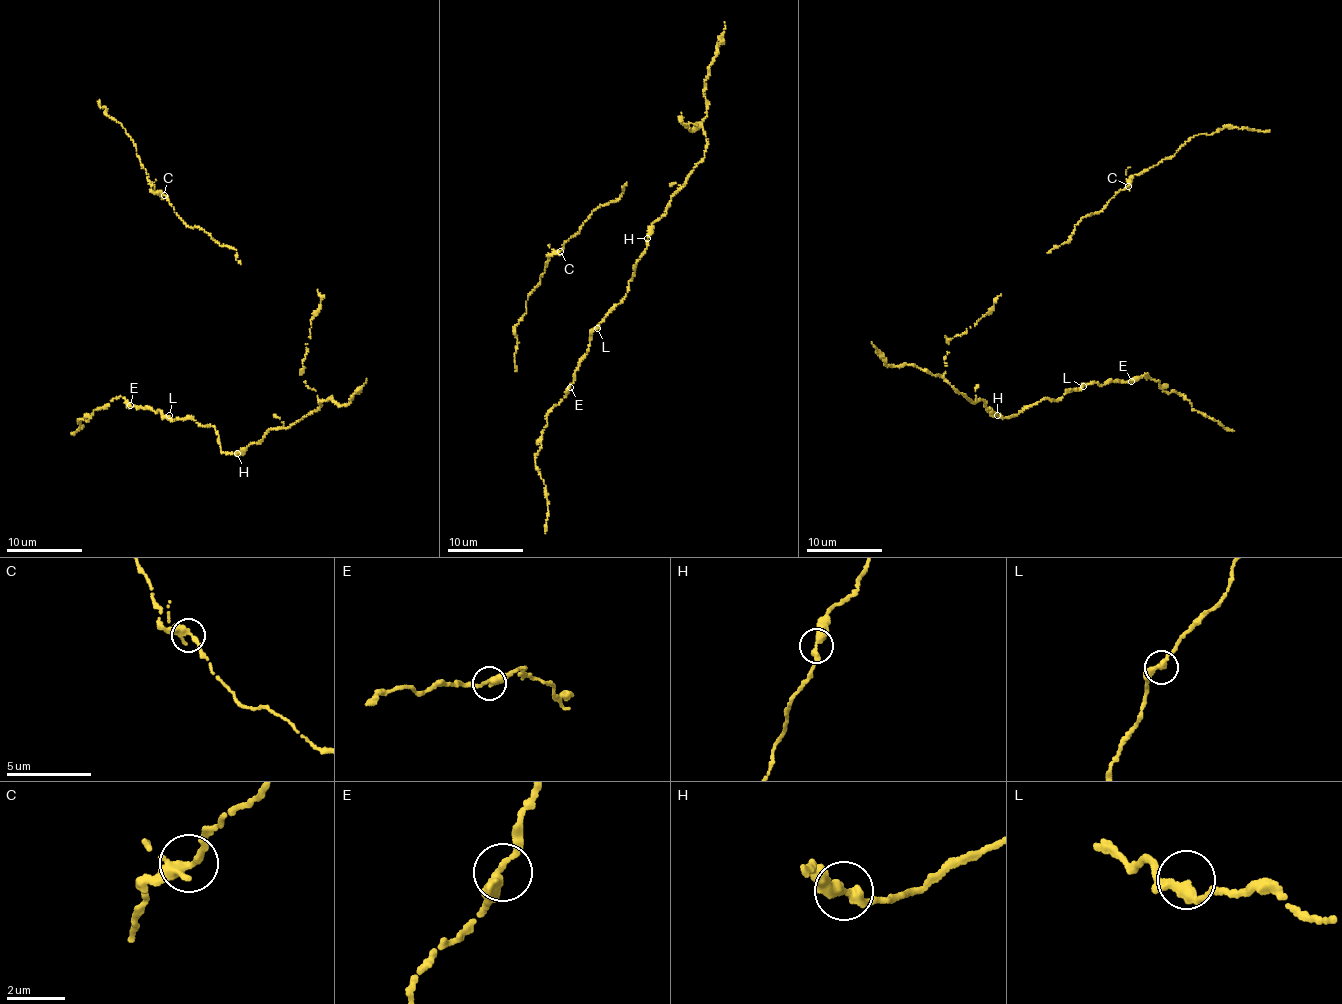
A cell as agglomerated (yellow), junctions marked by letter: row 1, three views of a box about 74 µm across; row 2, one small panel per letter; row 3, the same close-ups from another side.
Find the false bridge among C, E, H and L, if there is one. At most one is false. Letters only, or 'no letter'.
no letter

